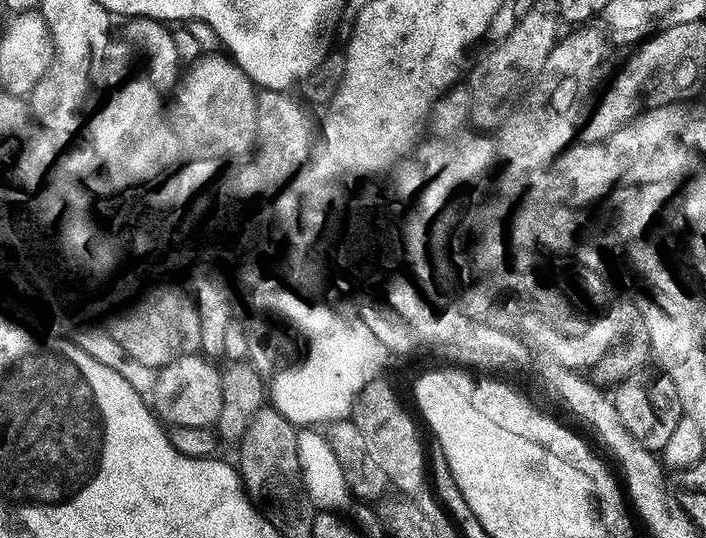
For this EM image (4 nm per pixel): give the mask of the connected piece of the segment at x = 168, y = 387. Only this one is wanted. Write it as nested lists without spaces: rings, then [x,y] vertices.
[[[200,354],[180,356],[159,369],[150,395],[152,408],[165,424],[177,428],[211,429],[222,412],[221,371],[213,361]]]

